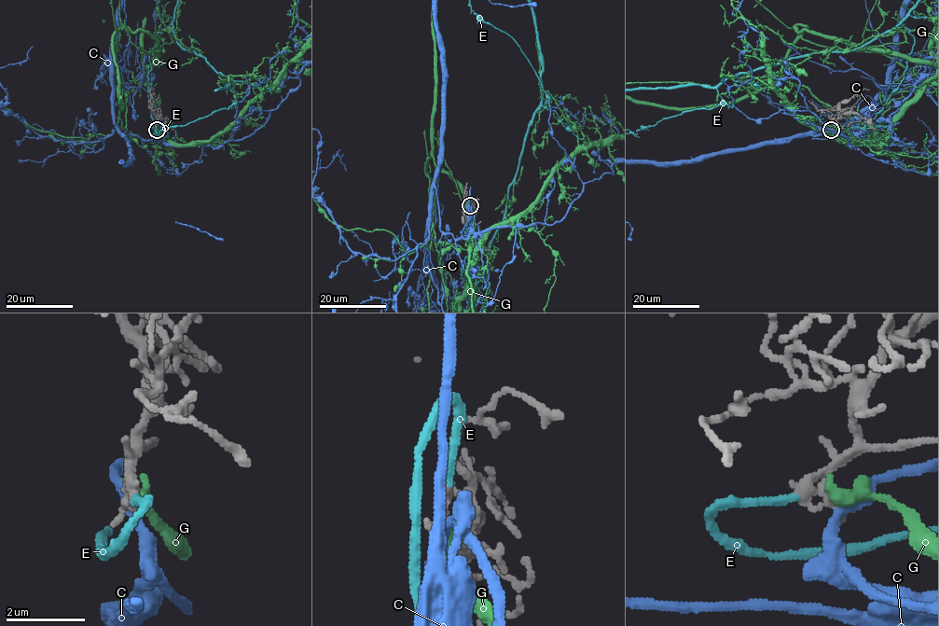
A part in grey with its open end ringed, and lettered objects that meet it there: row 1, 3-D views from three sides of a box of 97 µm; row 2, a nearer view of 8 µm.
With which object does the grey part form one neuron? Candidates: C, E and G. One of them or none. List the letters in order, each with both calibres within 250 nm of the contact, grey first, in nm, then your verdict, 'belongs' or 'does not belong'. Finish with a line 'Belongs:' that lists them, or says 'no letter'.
C: 200/240 nm | does not belong
E: 240/200 nm | belongs
G: 240/400 nm | does not belong
Belongs: E

